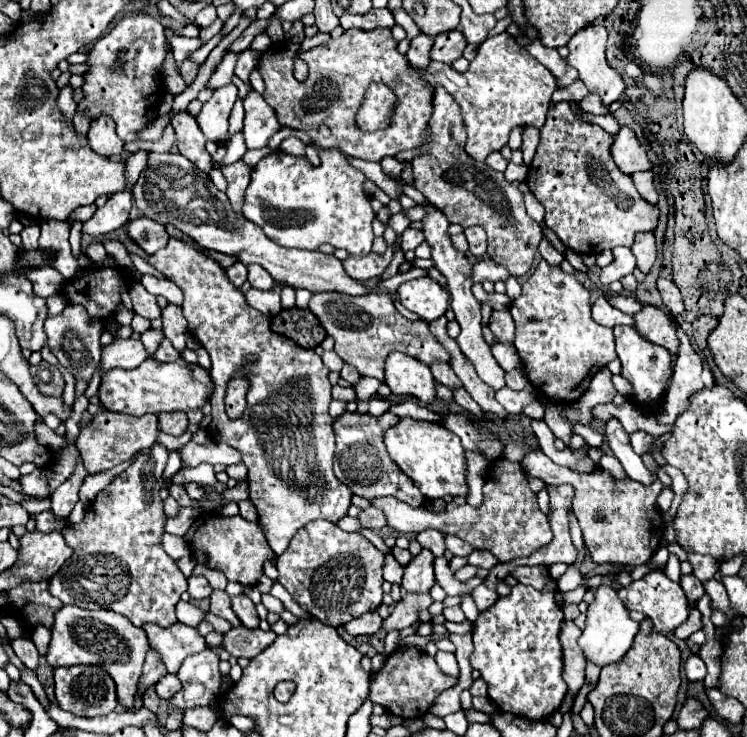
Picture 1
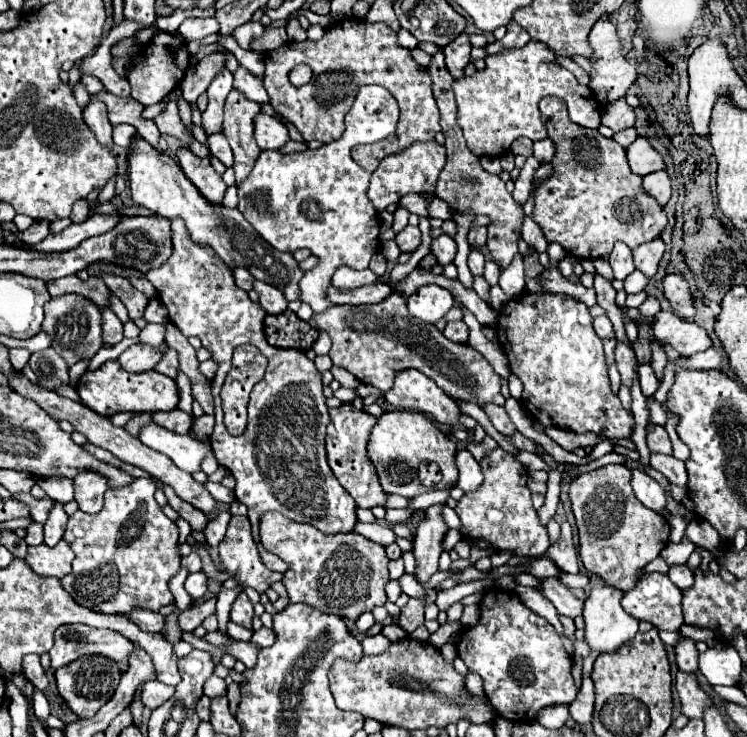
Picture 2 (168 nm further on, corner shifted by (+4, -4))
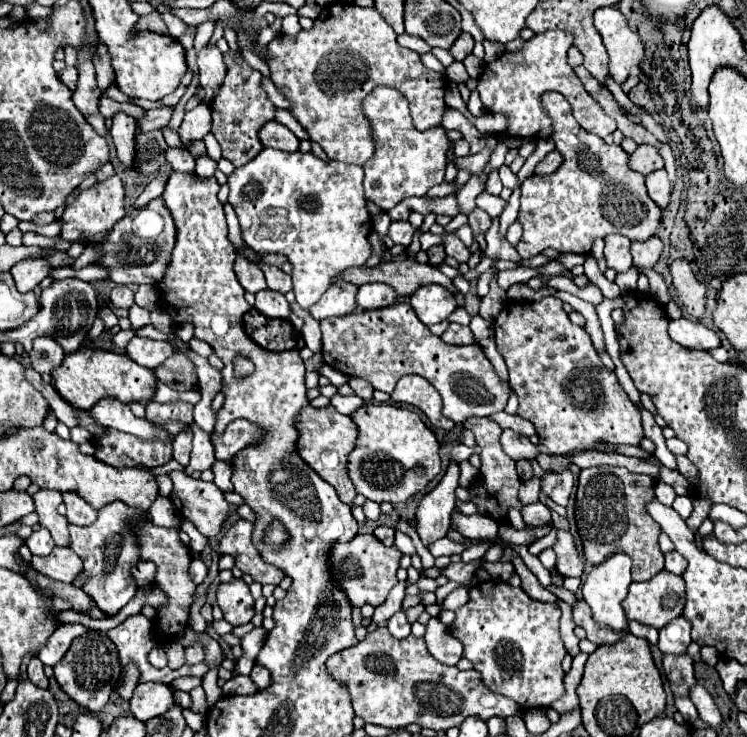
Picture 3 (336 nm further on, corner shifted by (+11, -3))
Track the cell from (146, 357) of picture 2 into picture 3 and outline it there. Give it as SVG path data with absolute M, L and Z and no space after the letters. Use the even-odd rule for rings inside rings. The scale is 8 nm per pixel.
M135 336L129 346L127 346L127 354L131 360L135 360L137 364L155 370L157 366L161 366L171 354L175 354L175 348L169 342L159 342L159 340L151 340L151 338L139 338Z

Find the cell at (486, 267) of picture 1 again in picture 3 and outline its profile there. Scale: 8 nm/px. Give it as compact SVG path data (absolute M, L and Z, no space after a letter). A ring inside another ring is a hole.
M447 232L447 234L445 234L443 246L445 246L445 254L447 254L447 256L453 256L453 258L459 260L459 262L467 262L469 256L471 256L469 248L465 248L463 242L461 242L453 232Z

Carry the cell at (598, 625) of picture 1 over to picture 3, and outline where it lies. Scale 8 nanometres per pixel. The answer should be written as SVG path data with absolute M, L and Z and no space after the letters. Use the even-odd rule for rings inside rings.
M617 552L615 556L609 556L609 560L593 566L593 570L587 574L585 582L581 584L583 600L591 606L593 618L599 624L607 624L607 626L611 626L617 632L621 632L621 630L627 628L627 618L625 618L623 608L621 608L621 602L625 600L629 584L633 582L631 580L631 566L633 566L631 556L627 556L625 552Z

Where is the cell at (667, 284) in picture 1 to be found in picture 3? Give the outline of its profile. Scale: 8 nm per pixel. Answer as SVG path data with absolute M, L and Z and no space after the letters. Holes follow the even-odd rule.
M675 260L669 266L673 276L673 288L677 292L677 300L685 312L693 318L701 318L705 314L705 298L707 298L707 284L703 284L691 270L687 260Z

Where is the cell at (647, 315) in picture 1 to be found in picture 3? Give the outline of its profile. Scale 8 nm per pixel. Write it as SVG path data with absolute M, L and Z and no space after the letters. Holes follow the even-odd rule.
M681 318L681 320L671 320L669 322L669 336L679 342L685 348L693 350L713 350L721 346L721 338L717 336L715 330L705 328L701 322Z

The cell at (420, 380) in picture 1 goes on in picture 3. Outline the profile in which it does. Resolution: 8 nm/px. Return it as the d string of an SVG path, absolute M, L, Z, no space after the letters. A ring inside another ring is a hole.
M421 376L401 378L391 394L391 402L403 402L421 408L435 428L451 430L455 426L453 420L447 420L441 414L441 394L427 380L421 380Z

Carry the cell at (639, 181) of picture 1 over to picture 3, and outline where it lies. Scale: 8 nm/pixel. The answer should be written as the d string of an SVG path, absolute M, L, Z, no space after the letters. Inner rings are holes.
M657 170L653 174L647 176L647 190L649 190L649 198L653 198L653 202L659 208L667 208L669 204L669 196L671 196L671 182L665 170Z

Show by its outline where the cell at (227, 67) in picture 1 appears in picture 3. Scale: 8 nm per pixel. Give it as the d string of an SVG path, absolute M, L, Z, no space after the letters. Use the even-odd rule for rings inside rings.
M199 104L193 110L185 112L183 124L179 128L179 138L181 138L181 148L189 150L189 146L195 140L203 140L205 134L211 130L211 108L207 104Z

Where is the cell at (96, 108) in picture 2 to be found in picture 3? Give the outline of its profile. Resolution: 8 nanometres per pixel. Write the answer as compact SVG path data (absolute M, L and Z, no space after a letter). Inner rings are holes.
M91 60L79 62L77 64L79 70L79 78L77 78L77 88L73 92L73 102L75 106L81 110L83 116L99 112L97 104L101 98L101 92L97 88L97 80L95 80L95 68Z

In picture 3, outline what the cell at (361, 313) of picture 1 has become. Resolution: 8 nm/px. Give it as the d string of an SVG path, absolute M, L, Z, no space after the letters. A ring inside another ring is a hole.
M397 302L383 310L365 310L359 314L353 312L353 316L341 316L337 320L323 320L321 332L323 332L323 360L329 366L341 370L347 376L365 378L373 384L375 390L381 390L387 394L393 392L399 378L407 374L423 376L443 396L443 408L445 408L443 416L447 416L453 422L465 422L471 416L491 416L495 412L501 412L507 406L511 386L497 376L493 364L485 358L483 350L477 344L471 344L465 348L445 344L439 336L433 336L429 332L429 328L417 318L409 302Z

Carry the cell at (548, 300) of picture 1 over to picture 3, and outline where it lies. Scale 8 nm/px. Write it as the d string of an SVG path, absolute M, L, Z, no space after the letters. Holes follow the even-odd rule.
M559 298L511 302L493 326L497 348L509 370L509 384L519 396L517 414L535 426L549 454L589 450L599 442L637 446L643 440L637 406L621 388L615 372L599 360L589 334L567 318Z

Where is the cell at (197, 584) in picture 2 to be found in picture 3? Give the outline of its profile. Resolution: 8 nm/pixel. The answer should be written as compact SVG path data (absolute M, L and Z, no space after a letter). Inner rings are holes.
M193 558L191 566L189 566L189 574L195 584L201 584L205 580L205 562L201 558Z

